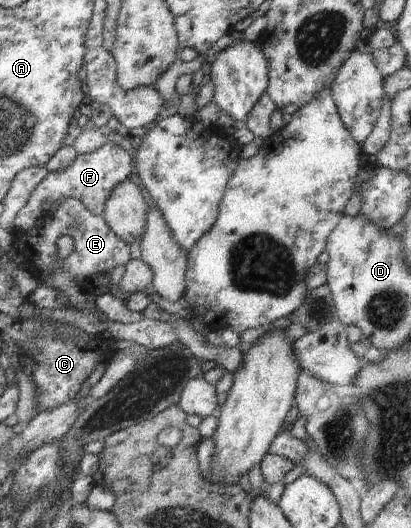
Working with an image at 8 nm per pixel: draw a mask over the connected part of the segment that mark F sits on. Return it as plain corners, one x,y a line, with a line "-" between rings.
110,141
96,152
79,155
72,165
60,172
51,172
38,186
28,206
20,211
16,221
17,228
25,231
40,226
47,217
47,213
42,208
46,200
56,202
60,206
66,199
77,198
82,200
92,212
104,216
112,193
119,184
132,180
132,176
134,176
134,158
114,141

